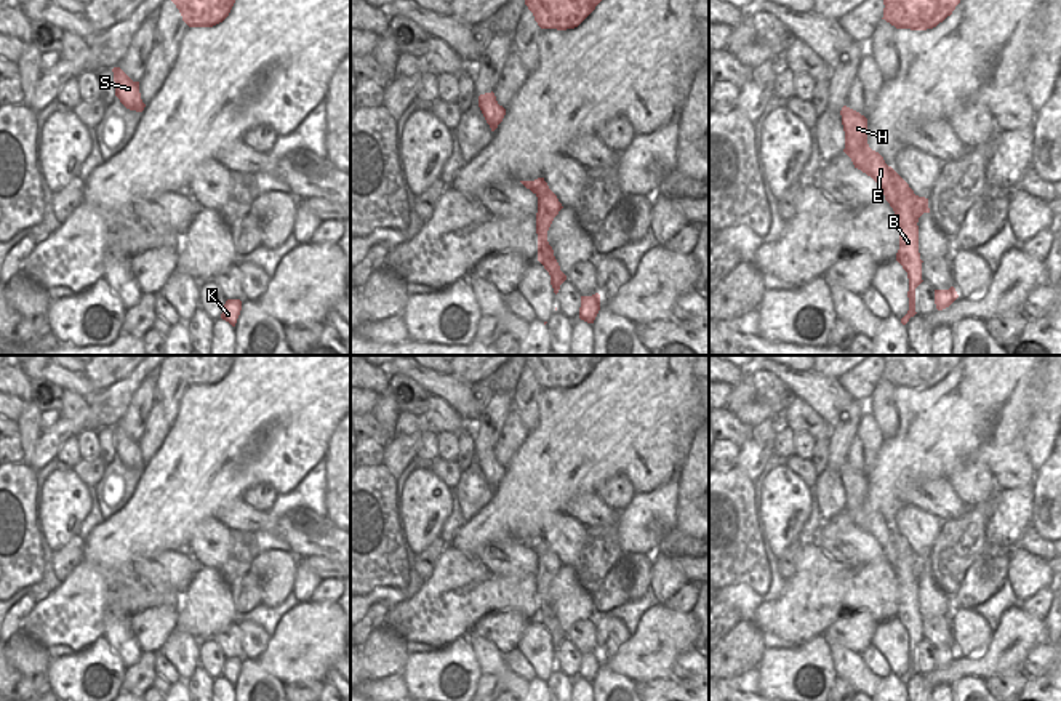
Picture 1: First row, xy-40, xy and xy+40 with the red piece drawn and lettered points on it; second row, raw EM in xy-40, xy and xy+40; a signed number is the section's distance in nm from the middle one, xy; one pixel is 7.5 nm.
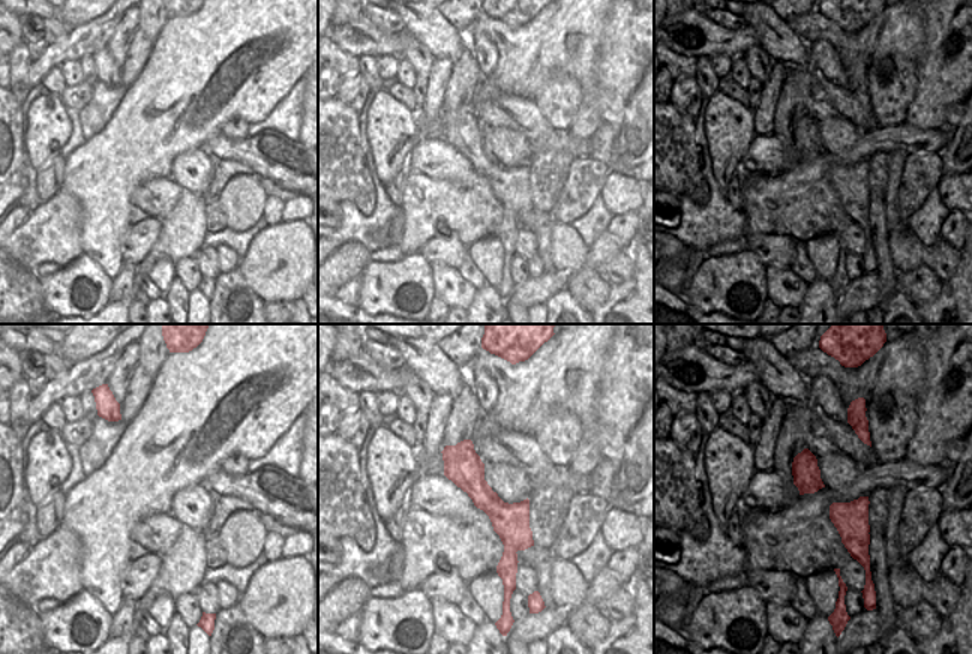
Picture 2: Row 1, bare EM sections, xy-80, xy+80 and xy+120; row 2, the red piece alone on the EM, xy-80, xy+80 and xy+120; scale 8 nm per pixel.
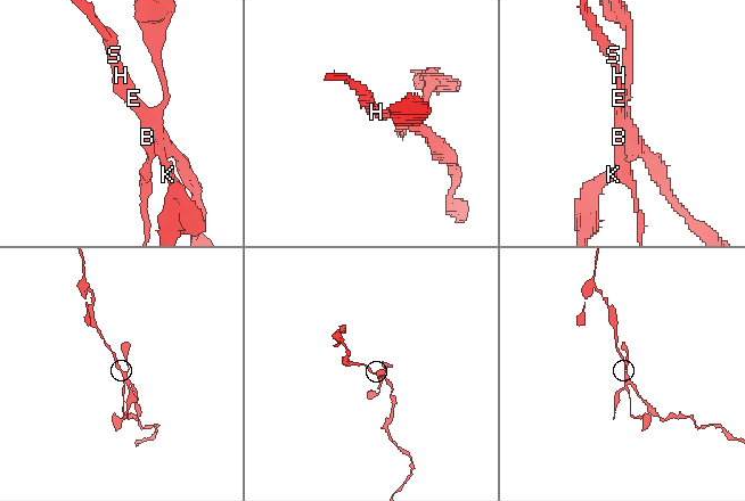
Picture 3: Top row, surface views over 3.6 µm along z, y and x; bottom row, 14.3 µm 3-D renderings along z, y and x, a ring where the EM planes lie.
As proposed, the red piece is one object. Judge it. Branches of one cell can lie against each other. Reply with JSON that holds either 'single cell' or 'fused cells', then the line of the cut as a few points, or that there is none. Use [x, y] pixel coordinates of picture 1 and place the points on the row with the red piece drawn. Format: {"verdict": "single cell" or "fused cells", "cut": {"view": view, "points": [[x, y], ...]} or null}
{"verdict": "fused cells", "cut": {"view": "xy+40", "points": [[900, 202], [911, 212], [916, 223]]}}

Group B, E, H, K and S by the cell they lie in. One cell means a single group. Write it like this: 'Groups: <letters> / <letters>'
Groups: B / E H K S

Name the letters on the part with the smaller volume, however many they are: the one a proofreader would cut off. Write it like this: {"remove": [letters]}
{"remove": ["B"]}

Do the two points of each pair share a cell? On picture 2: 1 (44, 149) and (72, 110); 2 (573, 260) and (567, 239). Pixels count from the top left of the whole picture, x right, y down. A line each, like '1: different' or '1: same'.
1: different
2: same

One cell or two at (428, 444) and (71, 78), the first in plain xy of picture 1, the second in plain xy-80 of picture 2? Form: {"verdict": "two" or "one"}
{"verdict": "two"}

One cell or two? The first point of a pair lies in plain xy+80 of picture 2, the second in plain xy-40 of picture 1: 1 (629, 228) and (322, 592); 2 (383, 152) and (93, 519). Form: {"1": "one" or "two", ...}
{"1": "one", "2": "two"}

